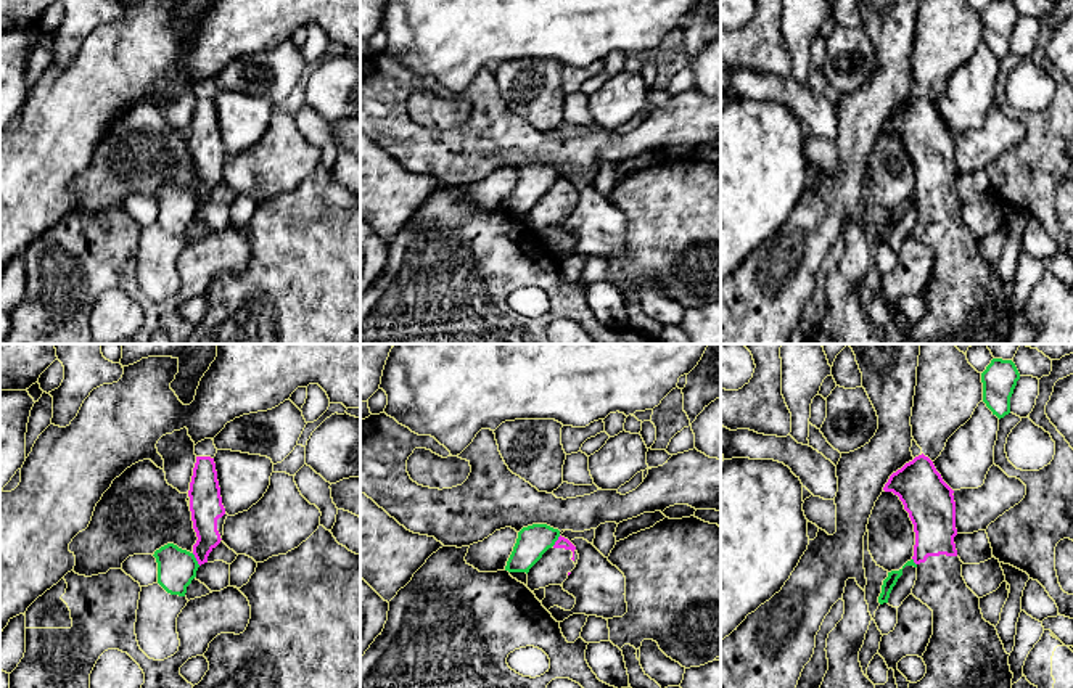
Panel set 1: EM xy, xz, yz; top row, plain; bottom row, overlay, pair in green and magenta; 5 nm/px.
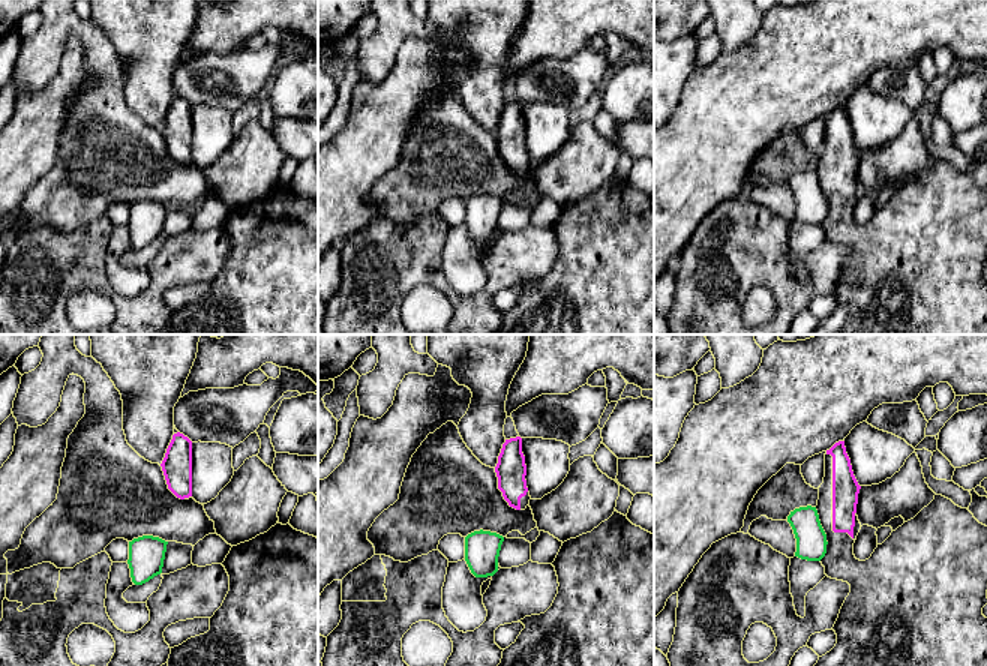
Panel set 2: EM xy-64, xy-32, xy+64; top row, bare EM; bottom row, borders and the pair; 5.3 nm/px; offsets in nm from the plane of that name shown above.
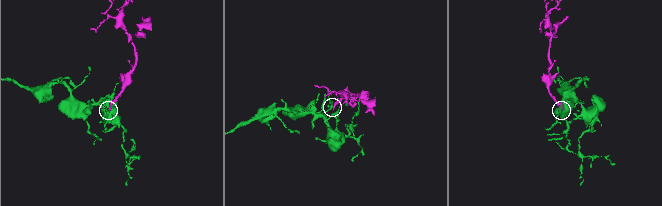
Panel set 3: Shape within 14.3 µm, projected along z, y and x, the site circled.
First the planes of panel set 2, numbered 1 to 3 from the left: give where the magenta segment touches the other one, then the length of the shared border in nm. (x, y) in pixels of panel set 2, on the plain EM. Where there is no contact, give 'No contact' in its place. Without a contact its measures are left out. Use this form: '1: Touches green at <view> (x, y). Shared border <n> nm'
1: No contact
2: No contact
3: No contact

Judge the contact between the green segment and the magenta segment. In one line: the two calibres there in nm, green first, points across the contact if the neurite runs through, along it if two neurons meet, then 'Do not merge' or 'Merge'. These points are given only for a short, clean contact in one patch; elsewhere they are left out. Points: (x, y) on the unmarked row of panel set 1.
Thickness 190 nm (green) against 140 nm. Boundary: xy (192, 193), (200, 204). Do not merge

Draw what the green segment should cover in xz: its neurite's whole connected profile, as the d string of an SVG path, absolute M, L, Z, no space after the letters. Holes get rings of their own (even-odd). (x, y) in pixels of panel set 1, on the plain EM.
M532 164L518 172L516 183L507 201L508 212L529 212L542 195L555 185L560 170L547 164Z

